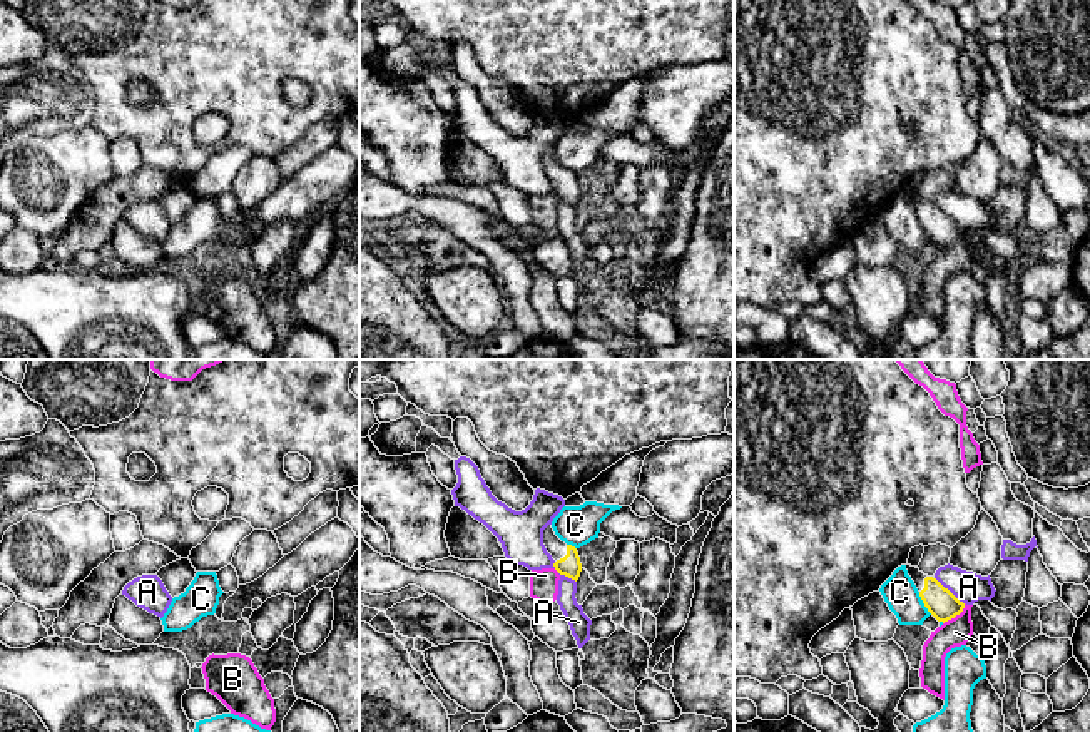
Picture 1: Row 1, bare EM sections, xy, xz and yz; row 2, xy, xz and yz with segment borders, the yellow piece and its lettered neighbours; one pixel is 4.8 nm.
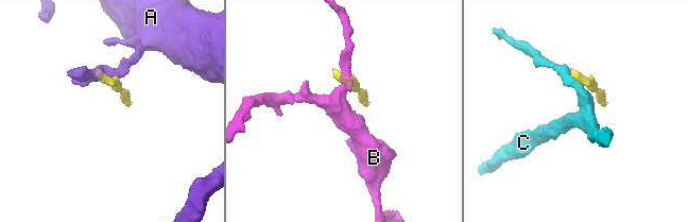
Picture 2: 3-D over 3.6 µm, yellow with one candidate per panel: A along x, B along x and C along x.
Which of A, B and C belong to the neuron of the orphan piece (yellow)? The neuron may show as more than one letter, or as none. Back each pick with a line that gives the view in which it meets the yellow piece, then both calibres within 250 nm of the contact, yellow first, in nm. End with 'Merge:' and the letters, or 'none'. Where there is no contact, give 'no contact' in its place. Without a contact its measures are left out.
Merge: none

